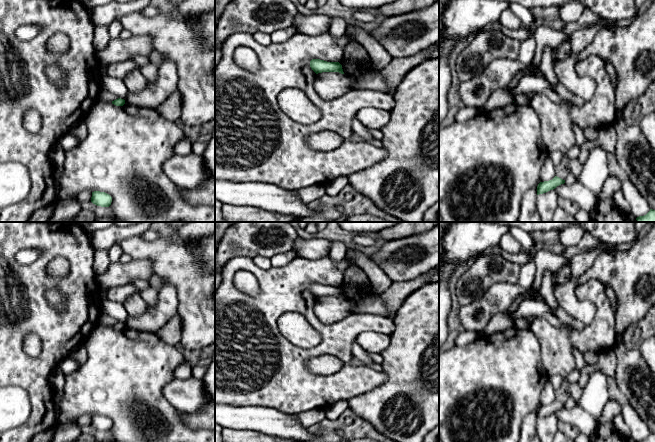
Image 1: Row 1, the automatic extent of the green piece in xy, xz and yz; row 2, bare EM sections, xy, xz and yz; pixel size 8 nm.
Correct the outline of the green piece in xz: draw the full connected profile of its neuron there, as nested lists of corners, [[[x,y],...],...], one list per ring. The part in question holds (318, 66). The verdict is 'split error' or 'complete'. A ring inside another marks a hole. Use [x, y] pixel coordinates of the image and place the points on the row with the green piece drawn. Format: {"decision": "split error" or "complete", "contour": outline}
{"decision": "complete", "contour": [[[312,59],[310,61],[310,67],[316,74],[322,72],[339,72],[344,74],[342,65],[339,62],[327,62],[320,59]]]}

